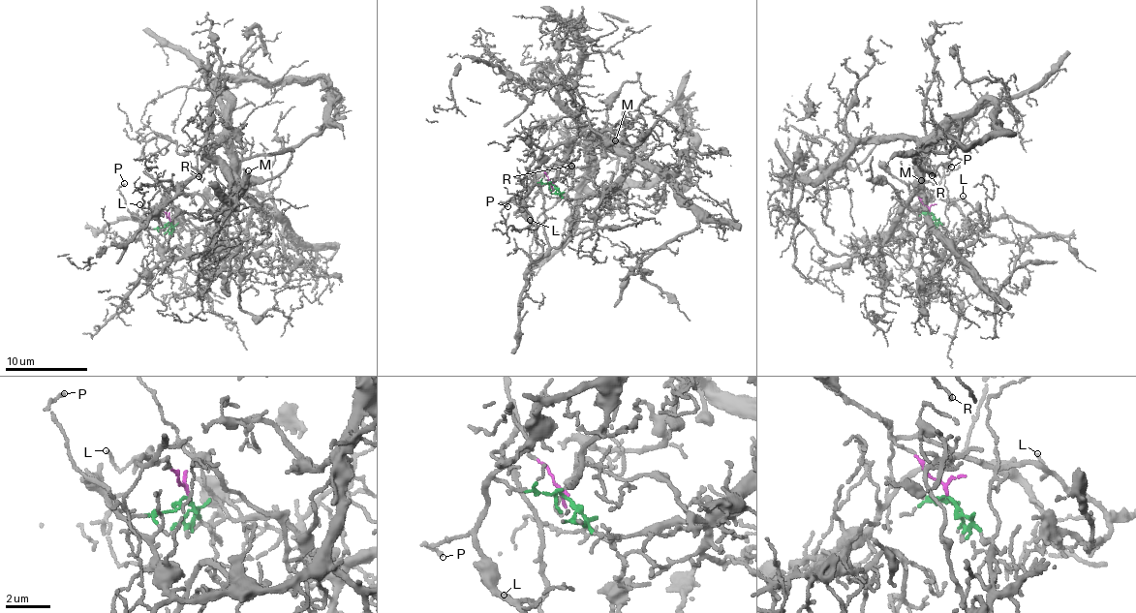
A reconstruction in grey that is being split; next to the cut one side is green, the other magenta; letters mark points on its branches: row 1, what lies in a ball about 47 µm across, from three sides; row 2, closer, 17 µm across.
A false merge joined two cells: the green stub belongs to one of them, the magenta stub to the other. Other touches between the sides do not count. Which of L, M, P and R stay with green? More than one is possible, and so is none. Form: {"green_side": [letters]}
{"green_side": ["M", "P", "R"]}

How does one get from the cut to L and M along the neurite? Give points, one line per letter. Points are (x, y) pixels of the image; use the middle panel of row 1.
L: (552, 184), (535, 162), (529, 172), (542, 194), (545, 218), (538, 222), (529, 221)
M: (552, 184), (568, 198), (603, 196), (615, 187), (629, 171), (629, 157), (611, 146), (615, 140)

